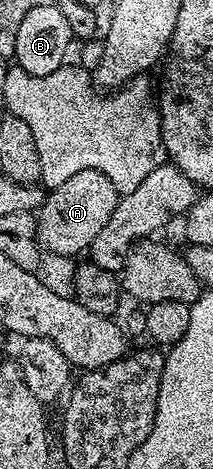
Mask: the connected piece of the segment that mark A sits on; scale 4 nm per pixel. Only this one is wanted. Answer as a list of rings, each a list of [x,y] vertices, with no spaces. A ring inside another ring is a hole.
[[[84,169],[71,175],[67,183],[59,183],[59,187],[48,190],[41,208],[36,210],[37,242],[46,254],[54,253],[57,257],[84,254],[95,235],[107,227],[107,219],[111,219],[111,211],[115,211],[118,200],[117,188],[107,175],[94,169]]]

